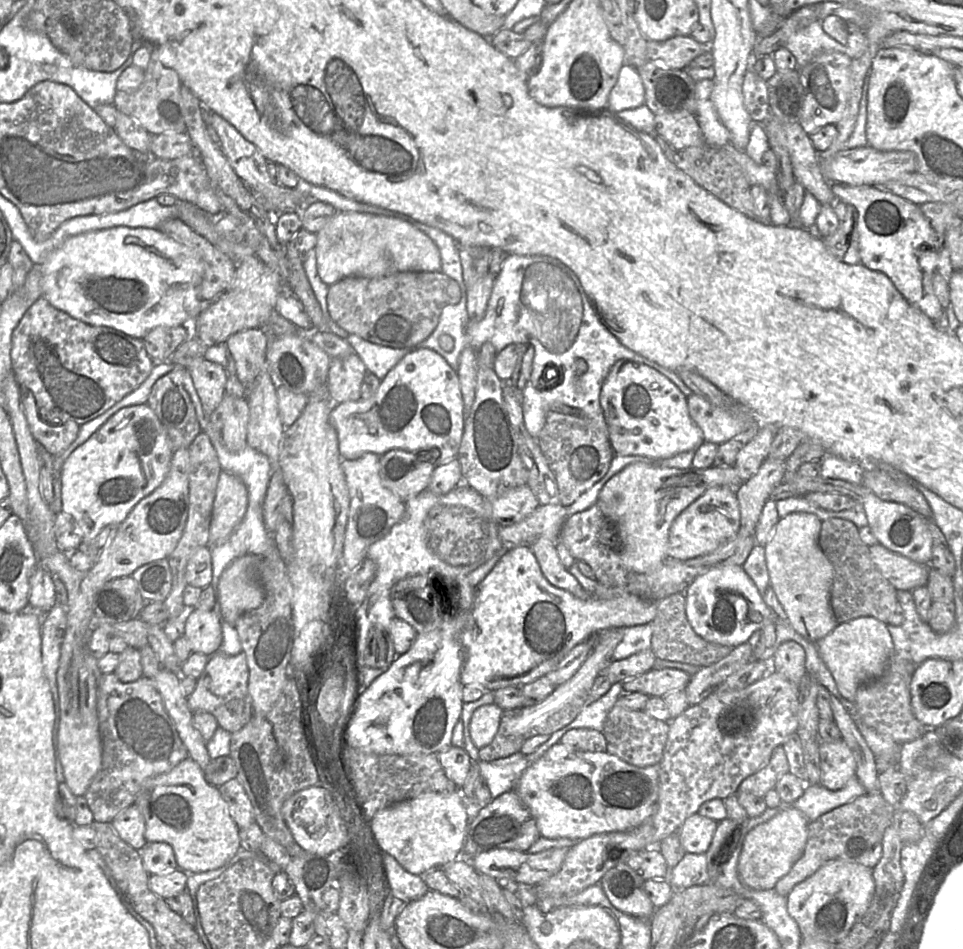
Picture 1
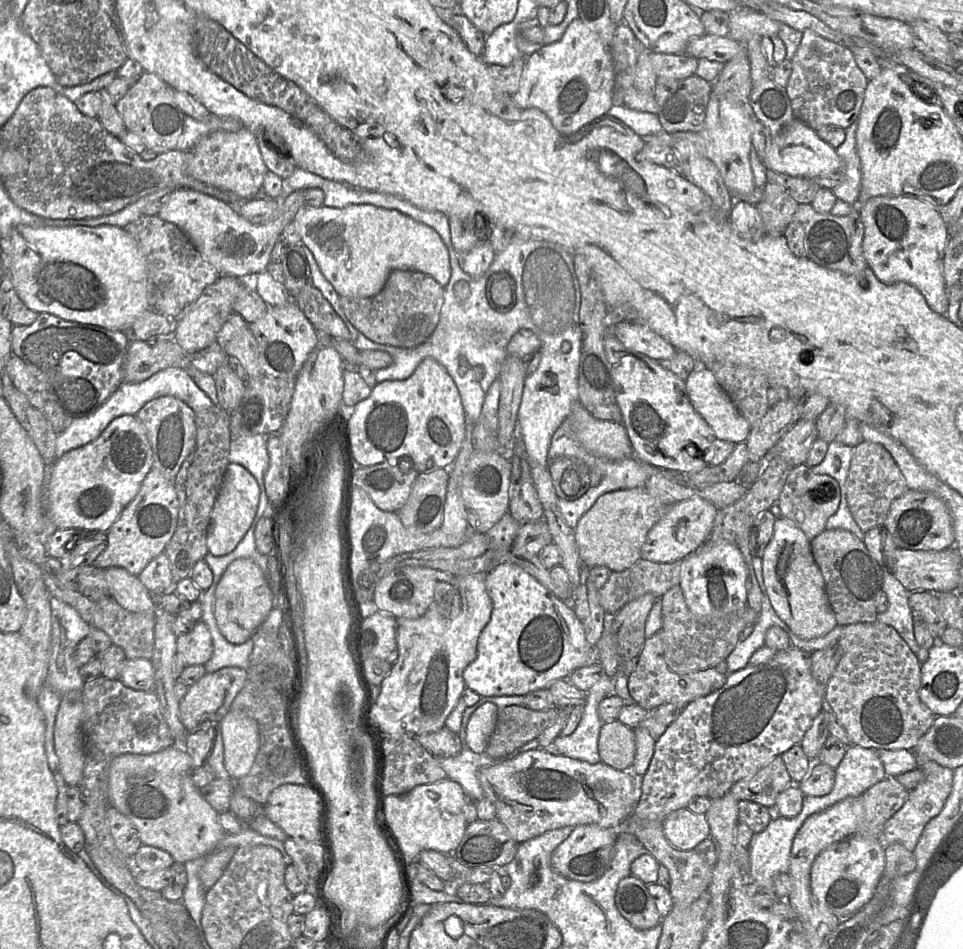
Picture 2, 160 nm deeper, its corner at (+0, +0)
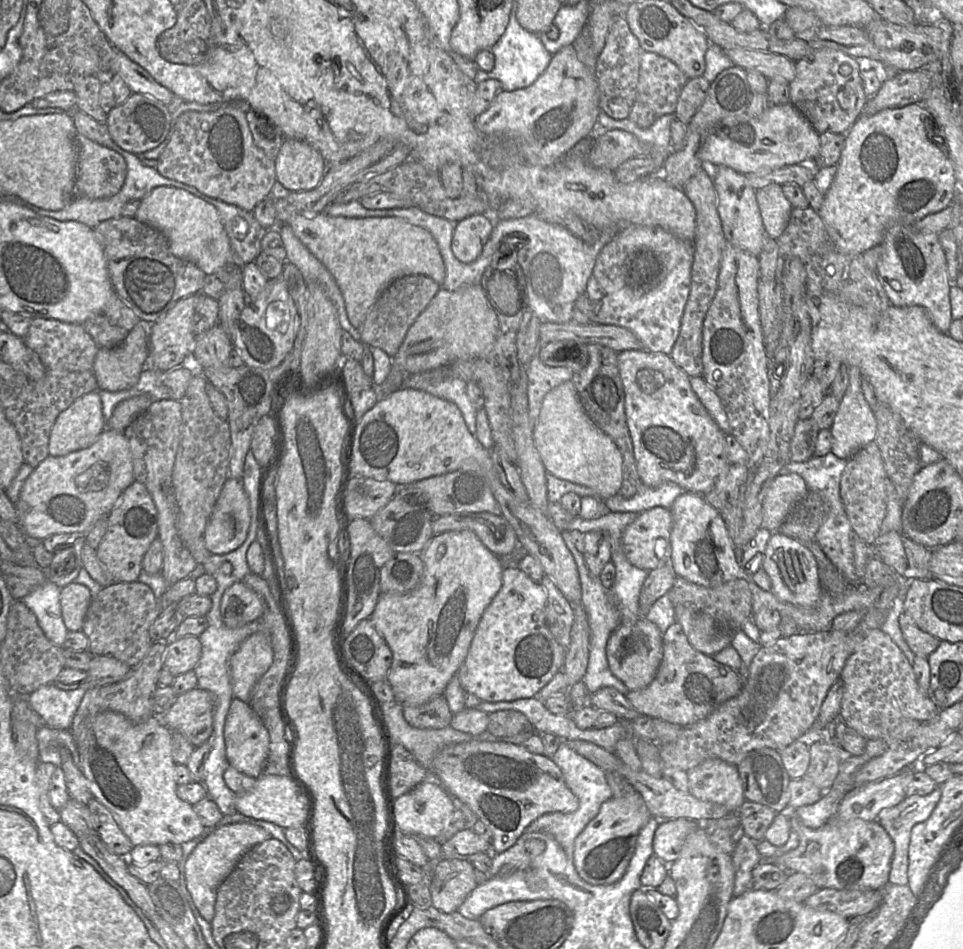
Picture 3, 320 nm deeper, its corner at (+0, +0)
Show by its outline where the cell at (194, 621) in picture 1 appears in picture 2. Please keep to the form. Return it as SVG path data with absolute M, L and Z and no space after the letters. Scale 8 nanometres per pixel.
M196 621L193 629L176 638L176 652L181 655L185 666L205 665L213 654L211 634L202 621Z

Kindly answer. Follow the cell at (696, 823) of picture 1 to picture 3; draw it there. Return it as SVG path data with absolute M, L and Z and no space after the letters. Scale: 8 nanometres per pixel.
M678 818L660 821L653 838L653 854L665 864L676 861L689 834L702 826L702 823Z

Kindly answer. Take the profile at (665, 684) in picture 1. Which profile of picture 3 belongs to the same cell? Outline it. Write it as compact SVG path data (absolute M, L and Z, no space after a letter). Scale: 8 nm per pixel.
M675 621L662 635L663 658L653 681L646 687L631 690L626 695L628 701L641 715L680 725L692 725L715 711L722 703L737 696L743 686L743 679L736 670L721 664L698 650L688 641L682 626Z

